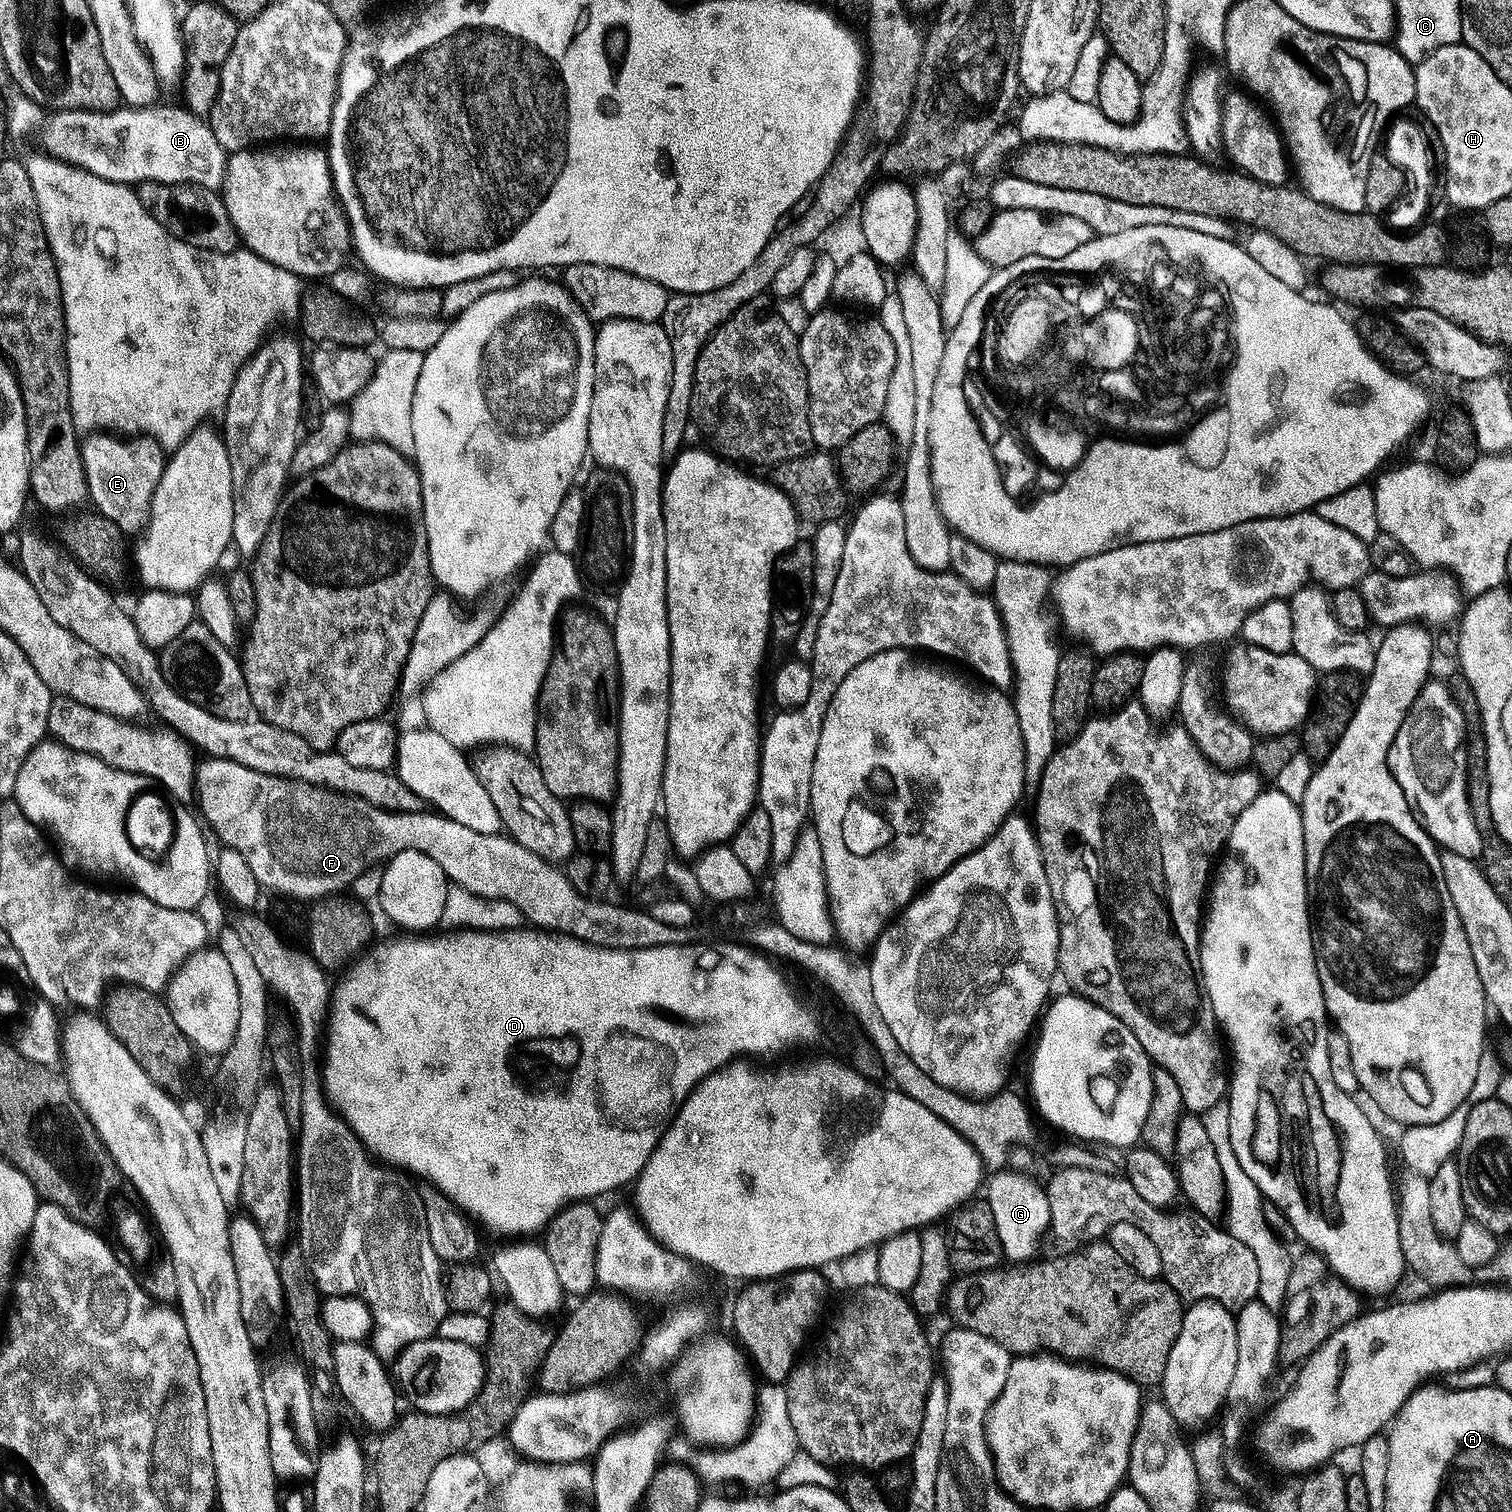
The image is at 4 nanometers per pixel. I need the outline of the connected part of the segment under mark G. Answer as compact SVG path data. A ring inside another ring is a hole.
M1012 1171L997 1172L987 1181L986 1202L994 1214L995 1226L1004 1250L1003 1257L1020 1266L1031 1263L1037 1257L1035 1255L1042 1238L1045 1239L1051 1231L1052 1201L1045 1187L1043 1190L1030 1177Z

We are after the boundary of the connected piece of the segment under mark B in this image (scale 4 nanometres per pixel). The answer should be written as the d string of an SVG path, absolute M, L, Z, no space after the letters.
M121 106L114 112L56 112L55 115L43 125L39 133L40 144L45 153L51 156L53 160L60 160L63 164L71 164L74 168L81 168L98 178L102 178L111 184L126 184L129 186L139 186L146 182L158 182L159 184L192 184L196 188L208 188L211 190L220 190L224 186L224 176L227 174L229 153L218 144L218 139L212 133L212 128L208 122L201 117L195 116L193 112L188 111L187 107L180 108L160 108L153 106L150 108L129 108Z

